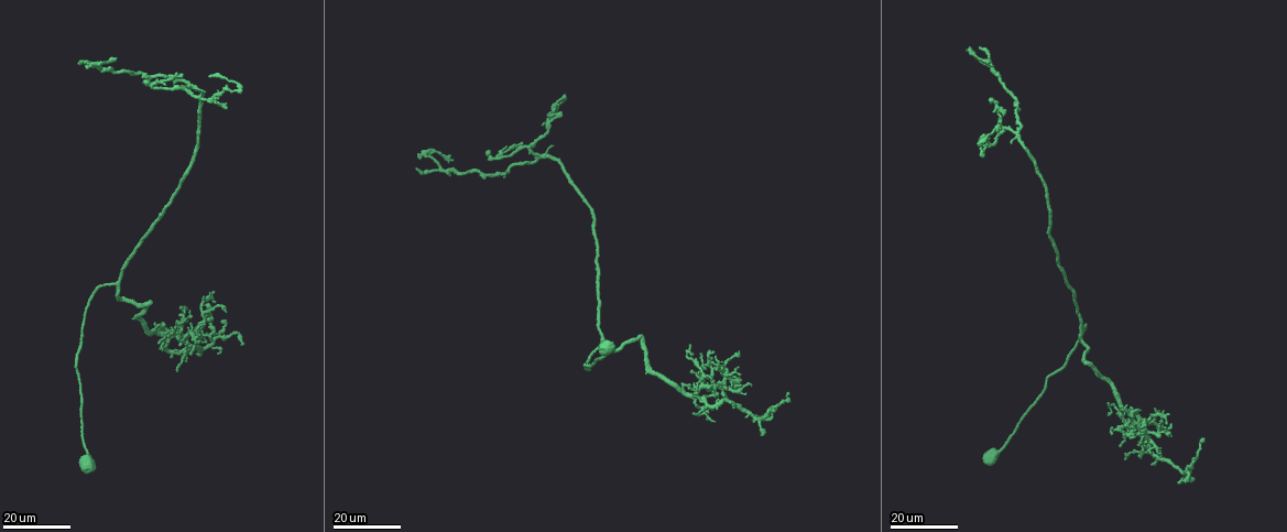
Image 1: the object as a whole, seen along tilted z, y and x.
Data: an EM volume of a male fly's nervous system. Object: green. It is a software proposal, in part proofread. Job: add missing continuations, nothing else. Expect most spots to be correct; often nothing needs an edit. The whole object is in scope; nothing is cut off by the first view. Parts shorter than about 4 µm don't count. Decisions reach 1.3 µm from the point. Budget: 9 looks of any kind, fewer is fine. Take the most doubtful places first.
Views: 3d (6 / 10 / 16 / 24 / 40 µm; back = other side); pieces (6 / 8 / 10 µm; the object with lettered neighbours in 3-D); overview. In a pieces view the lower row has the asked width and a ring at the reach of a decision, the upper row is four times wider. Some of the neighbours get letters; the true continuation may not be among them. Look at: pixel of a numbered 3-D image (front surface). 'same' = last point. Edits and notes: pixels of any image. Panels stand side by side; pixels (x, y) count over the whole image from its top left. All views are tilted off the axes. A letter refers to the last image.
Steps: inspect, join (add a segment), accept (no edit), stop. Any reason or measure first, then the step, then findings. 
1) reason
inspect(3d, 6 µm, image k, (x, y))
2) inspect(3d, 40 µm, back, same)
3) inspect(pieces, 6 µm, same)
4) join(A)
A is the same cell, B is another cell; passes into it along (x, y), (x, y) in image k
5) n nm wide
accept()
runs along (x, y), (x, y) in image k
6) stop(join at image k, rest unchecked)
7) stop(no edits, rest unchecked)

branch stops here
inspect(3d, 16 µm, image 1, (183, 77))

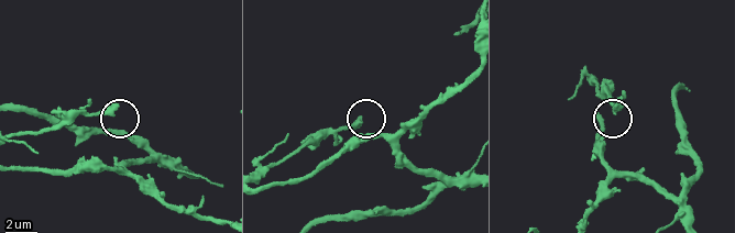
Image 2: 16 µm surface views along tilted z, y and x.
inspect(pieces, 6 µm, image 2, (117, 106))

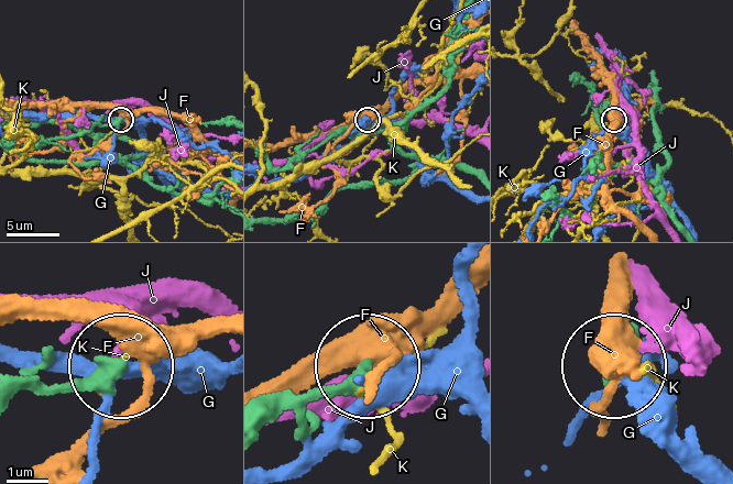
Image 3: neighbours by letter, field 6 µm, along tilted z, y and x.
accept()
F, G, J and K are other cells; runs along (269, 425), (294, 405), (341, 396), (360, 369) in image 3; none of them fits

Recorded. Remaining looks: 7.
end of a long branch
inspect(3d, 16 µm, image 1, (541, 123))

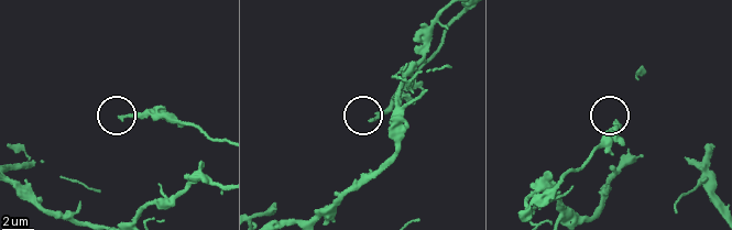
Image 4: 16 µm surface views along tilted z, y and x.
inspect(pieces, 6 µm, image 4, (372, 120))

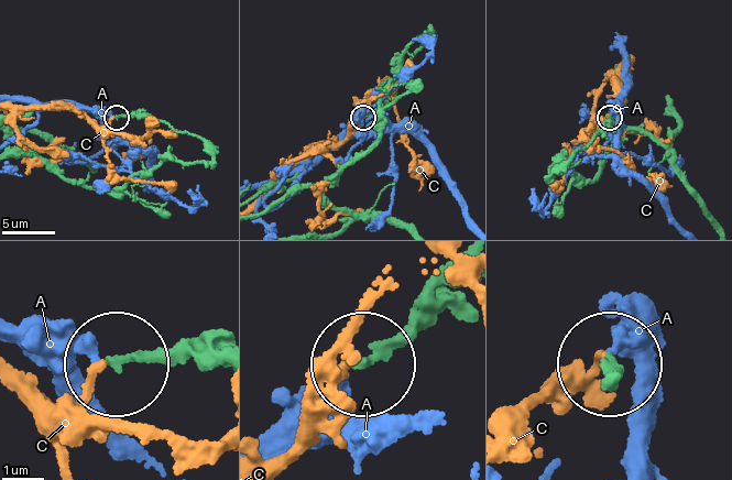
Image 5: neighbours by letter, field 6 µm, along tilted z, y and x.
220 nm wide
accept()
A and C are other cells; runs along (148, 171), (205, 161), (204, 142), (118, 118) in image 5; none of them fits

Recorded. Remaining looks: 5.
free end
inspect(3d, 16 µm, image 1, (416, 168))

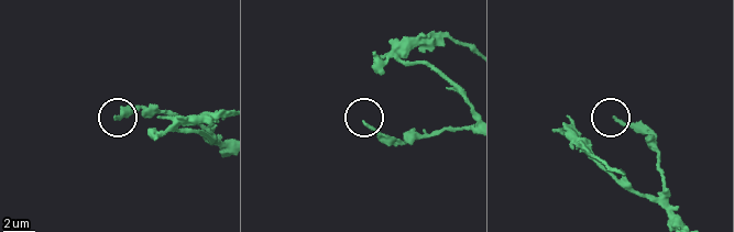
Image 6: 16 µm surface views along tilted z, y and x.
inspect(3d, 6 µm, image 6, (617, 116))

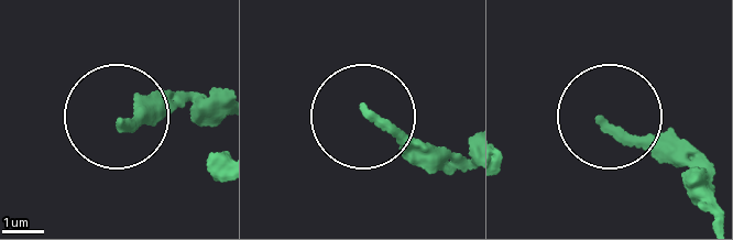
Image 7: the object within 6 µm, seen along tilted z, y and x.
inspect(pieces, 10 µm, image 7, (367, 112))

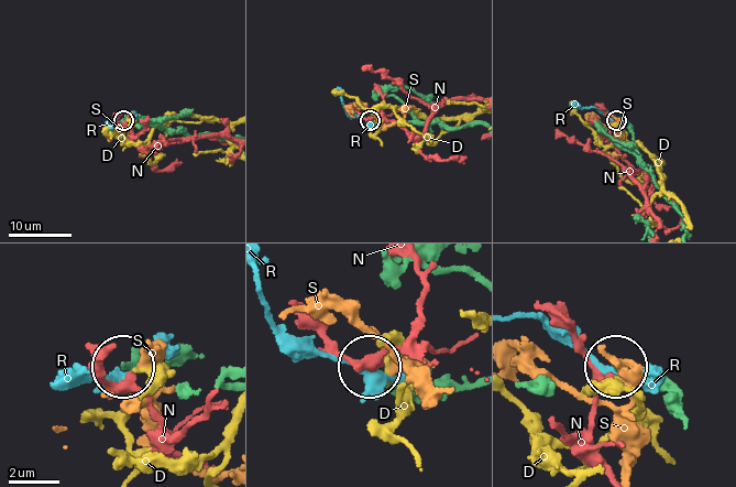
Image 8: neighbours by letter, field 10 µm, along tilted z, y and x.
200 nm wide
accept()
D, N, R and S are other cells; none of them fits

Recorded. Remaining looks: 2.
an open end
inspect(3d, 16 µm, image 1, (179, 315))

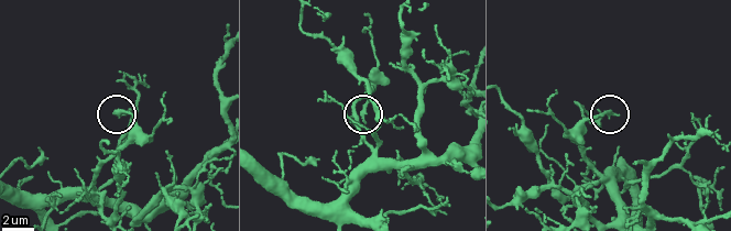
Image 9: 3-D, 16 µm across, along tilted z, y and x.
inspect(pieces, 6 µm, image 9, (618, 115))

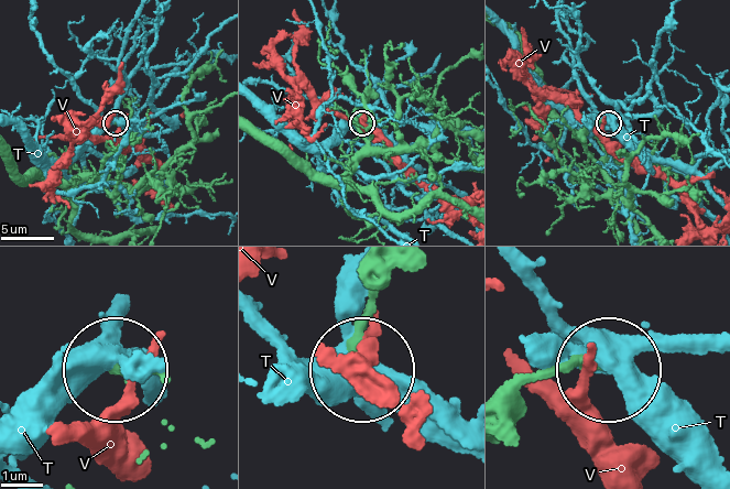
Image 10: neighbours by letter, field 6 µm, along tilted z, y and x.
180 nm wide
accept()
T and V are other cells; none of them fits

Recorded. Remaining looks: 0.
stop(no edits, rest unchecked)

